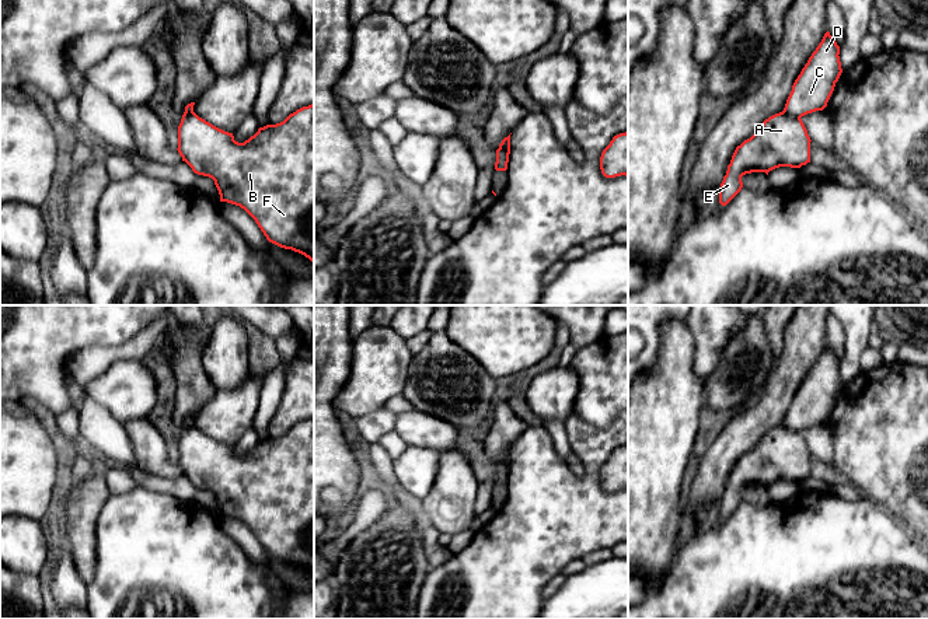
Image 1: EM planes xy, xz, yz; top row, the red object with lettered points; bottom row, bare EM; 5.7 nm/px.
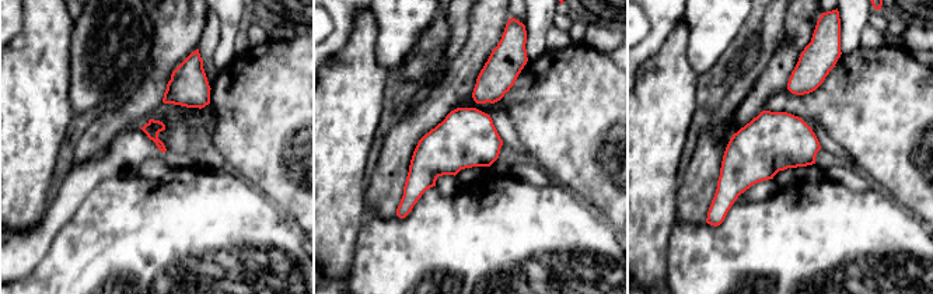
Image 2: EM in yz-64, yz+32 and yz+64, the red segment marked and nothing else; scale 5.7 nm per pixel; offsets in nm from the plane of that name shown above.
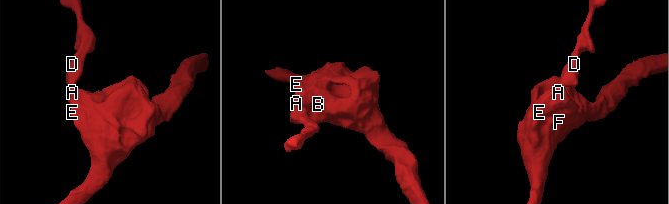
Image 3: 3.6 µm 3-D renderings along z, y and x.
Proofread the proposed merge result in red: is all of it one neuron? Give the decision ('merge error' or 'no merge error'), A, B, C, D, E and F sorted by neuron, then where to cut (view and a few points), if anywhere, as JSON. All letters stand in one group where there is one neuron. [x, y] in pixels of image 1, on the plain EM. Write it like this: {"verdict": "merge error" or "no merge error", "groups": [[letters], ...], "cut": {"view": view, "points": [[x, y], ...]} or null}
{"verdict": "merge error", "groups": [["A", "B", "E", "F"], ["C", "D"]], "cut": {"view": "yz", "points": [[784, 423], [799, 432]]}}

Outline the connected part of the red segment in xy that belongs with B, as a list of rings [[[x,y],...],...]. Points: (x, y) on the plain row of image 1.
[[[314,417],[297,423],[280,437],[259,441],[244,457],[236,455],[233,447],[213,440],[192,424],[182,429],[177,464],[195,487],[214,494],[220,515],[244,522],[269,556],[314,576]]]

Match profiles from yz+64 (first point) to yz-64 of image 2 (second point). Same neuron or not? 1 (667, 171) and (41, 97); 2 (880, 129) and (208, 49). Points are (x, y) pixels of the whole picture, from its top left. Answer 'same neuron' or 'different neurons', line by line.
1: same neuron
2: different neurons

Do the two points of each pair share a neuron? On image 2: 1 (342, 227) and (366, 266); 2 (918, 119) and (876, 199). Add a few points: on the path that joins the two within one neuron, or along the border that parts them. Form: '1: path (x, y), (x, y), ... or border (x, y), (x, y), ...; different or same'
1: border (366, 219), (356, 240), (350, 272), (342, 279); different
2: border (873, 184), (908, 209); different

